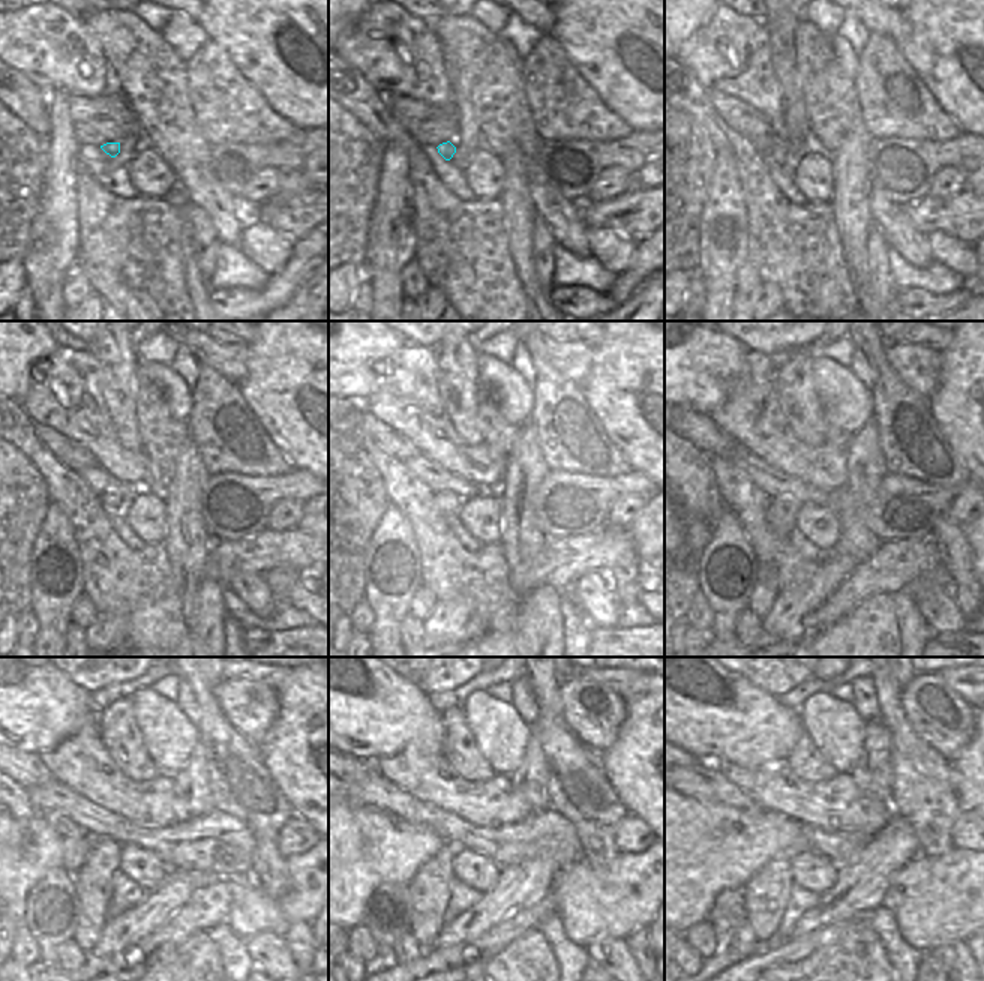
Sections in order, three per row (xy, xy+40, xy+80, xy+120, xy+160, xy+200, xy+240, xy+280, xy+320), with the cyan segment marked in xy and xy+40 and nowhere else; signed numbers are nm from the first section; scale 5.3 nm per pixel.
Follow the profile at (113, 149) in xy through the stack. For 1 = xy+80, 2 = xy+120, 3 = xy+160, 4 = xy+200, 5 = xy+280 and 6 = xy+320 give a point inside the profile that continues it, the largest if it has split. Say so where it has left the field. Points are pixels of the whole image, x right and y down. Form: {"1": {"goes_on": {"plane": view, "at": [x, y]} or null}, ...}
{"1": {"goes_on": {"plane": "xy+80", "at": [779, 152]}}, "2": {"goes_on": {"plane": "xy+120", "at": [108, 500]}}, "3": {"goes_on": {"plane": "xy+160", "at": [447, 503]}}, "4": {"goes_on": {"plane": "xy+200", "at": [780, 515]}}, "5": {"goes_on": {"plane": "xy+280", "at": [431, 887]}}, "6": {"goes_on": {"plane": "xy+320", "at": [767, 894]}}}

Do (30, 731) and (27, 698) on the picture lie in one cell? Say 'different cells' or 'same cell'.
same cell

